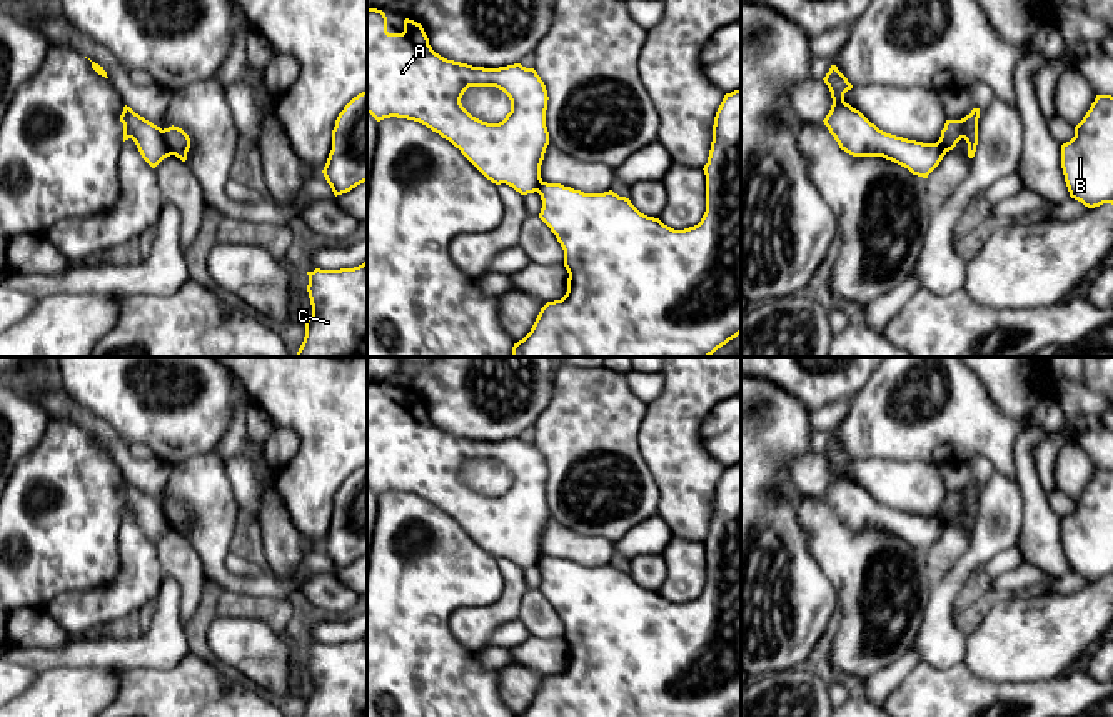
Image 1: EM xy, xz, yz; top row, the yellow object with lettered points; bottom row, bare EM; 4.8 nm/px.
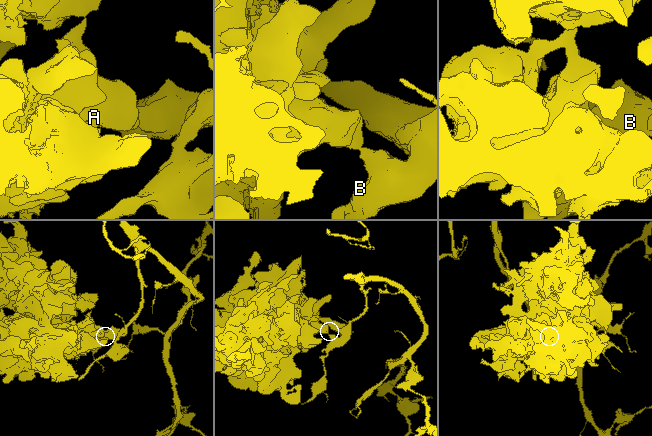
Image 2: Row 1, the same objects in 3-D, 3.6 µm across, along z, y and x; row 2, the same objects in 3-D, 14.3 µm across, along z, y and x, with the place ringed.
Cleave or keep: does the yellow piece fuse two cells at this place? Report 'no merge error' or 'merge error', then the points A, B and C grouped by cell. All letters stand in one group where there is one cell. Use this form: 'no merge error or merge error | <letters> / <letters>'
merge error | A / B C

